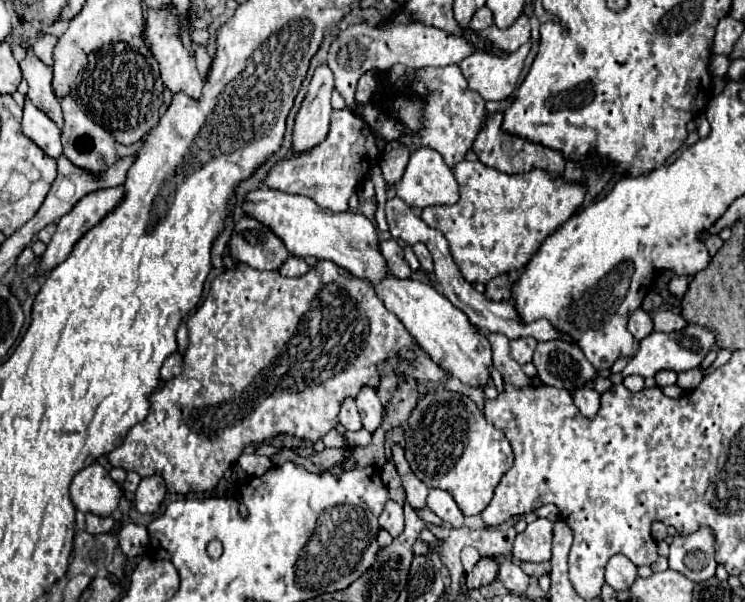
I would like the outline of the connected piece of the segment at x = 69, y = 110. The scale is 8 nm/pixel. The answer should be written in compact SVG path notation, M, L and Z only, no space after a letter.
M68 95L62 99L62 113L64 113L64 127L62 127L62 145L64 145L64 155L80 169L86 169L92 175L100 175L104 173L110 165L114 165L116 157L116 141L112 139L112 135L102 129L100 125L96 125L84 111L78 109L76 101Z

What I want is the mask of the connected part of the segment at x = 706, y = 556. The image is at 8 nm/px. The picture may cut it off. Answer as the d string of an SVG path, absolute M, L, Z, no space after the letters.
M708 527L688 537L676 535L669 545L668 564L670 569L686 575L692 581L704 581L714 577L714 535Z

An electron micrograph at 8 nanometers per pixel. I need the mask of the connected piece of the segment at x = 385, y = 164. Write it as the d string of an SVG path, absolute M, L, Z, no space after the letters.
M390 141L386 145L384 155L380 159L380 169L382 169L382 177L384 177L386 185L396 185L402 179L408 159L410 159L408 147L400 145L398 141Z

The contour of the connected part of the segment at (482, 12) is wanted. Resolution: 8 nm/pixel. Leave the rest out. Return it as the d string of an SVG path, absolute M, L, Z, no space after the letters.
M484 5L484 7L480 7L476 13L474 13L474 17L472 17L472 21L470 21L470 29L486 29L486 27L490 27L494 23L494 19L492 19L492 11Z

